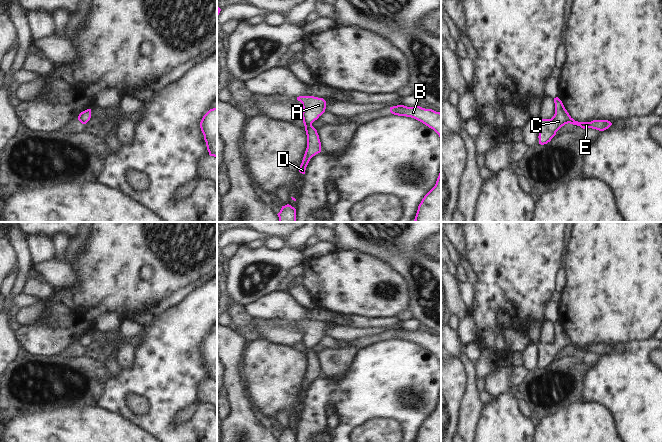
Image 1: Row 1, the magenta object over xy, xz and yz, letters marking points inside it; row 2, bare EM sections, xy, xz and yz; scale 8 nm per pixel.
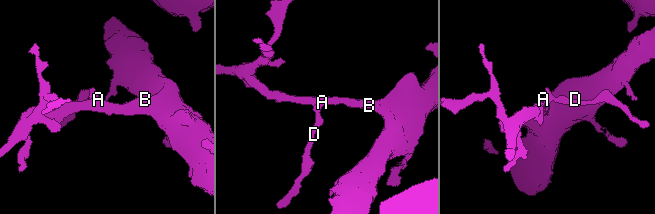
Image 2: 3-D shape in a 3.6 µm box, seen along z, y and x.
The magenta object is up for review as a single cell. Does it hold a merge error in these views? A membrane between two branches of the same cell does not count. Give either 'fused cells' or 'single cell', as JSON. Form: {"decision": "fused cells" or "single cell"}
{"decision": "single cell"}

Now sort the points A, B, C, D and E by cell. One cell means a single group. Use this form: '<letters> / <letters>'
A B C D E

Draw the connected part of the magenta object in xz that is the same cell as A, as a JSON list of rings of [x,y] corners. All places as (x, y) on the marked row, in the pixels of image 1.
[[[299,96],[297,100],[302,103],[302,118],[307,135],[307,148],[299,170],[300,173],[305,174],[310,159],[321,152],[319,135],[312,123],[325,112],[326,101],[314,96]]]

